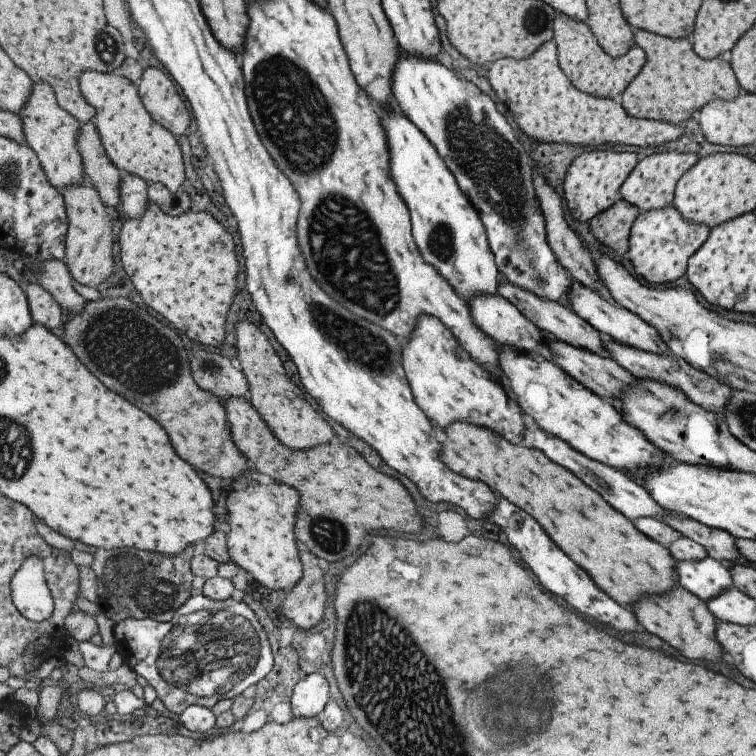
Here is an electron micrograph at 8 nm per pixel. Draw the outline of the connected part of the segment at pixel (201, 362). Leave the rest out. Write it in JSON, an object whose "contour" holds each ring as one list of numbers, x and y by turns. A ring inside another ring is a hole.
{"contour":[[197,350,189,356,188,363,195,384,219,401,245,396,248,390,246,378,227,358,215,352]]}

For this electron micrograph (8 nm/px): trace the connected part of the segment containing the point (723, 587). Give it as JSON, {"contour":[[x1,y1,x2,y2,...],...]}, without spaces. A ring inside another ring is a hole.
{"contour":[[711,557,700,561,677,561,677,584,707,602,733,586,730,566]]}

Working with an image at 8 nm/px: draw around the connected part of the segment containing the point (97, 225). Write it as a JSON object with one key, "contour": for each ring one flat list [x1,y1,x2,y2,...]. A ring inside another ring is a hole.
{"contour":[[83,176,80,183,71,187,61,187,60,195,66,212,66,235,64,238,64,263,73,280,79,284,96,287,103,282,112,271,111,248,113,236,111,217,93,188,93,185]]}

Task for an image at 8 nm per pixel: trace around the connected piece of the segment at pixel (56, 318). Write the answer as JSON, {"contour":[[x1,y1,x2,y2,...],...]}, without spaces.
{"contour":[[27,282,24,293,33,323,40,324,50,331,63,321,63,309,39,283]]}

